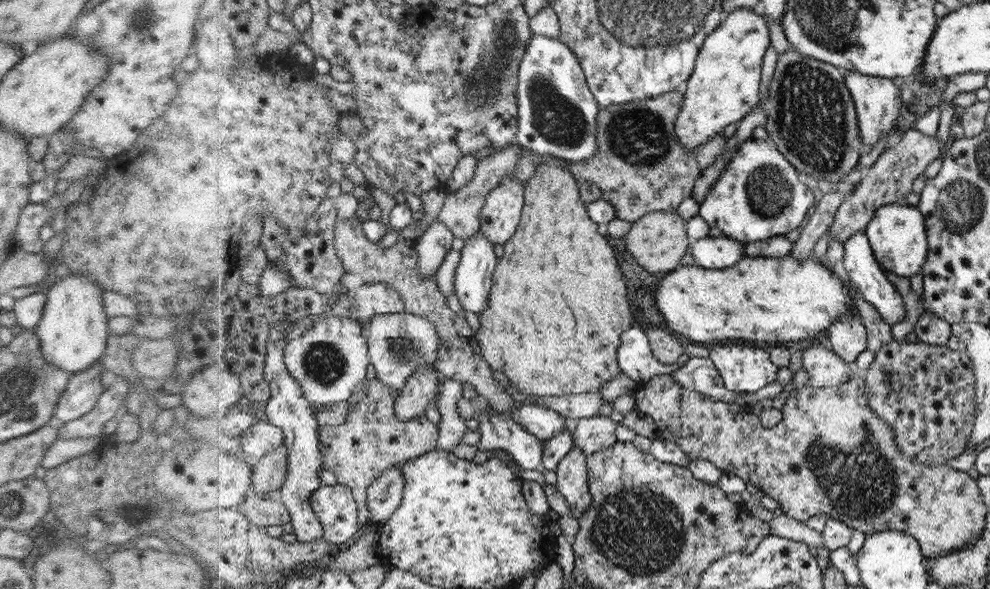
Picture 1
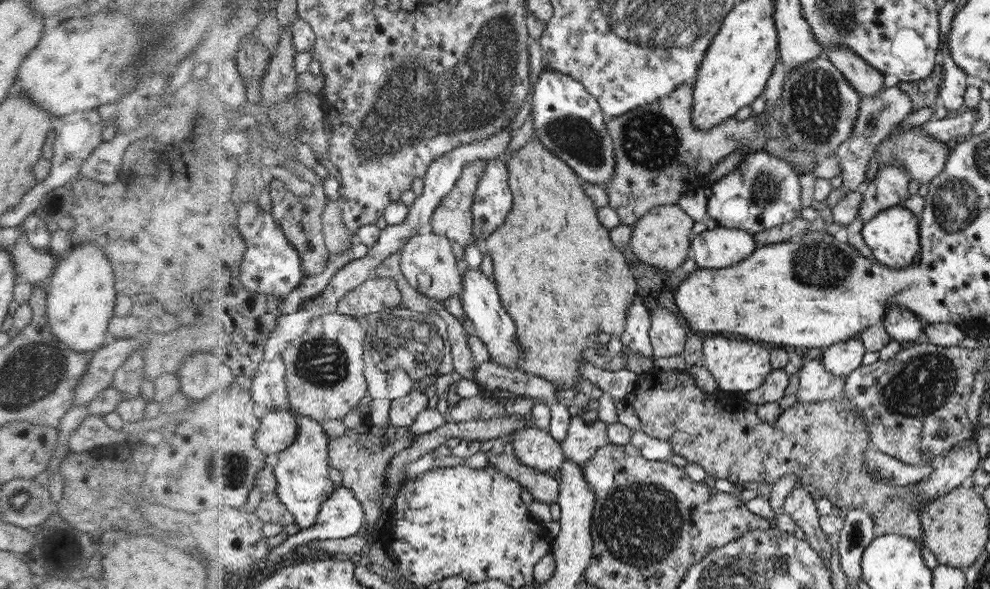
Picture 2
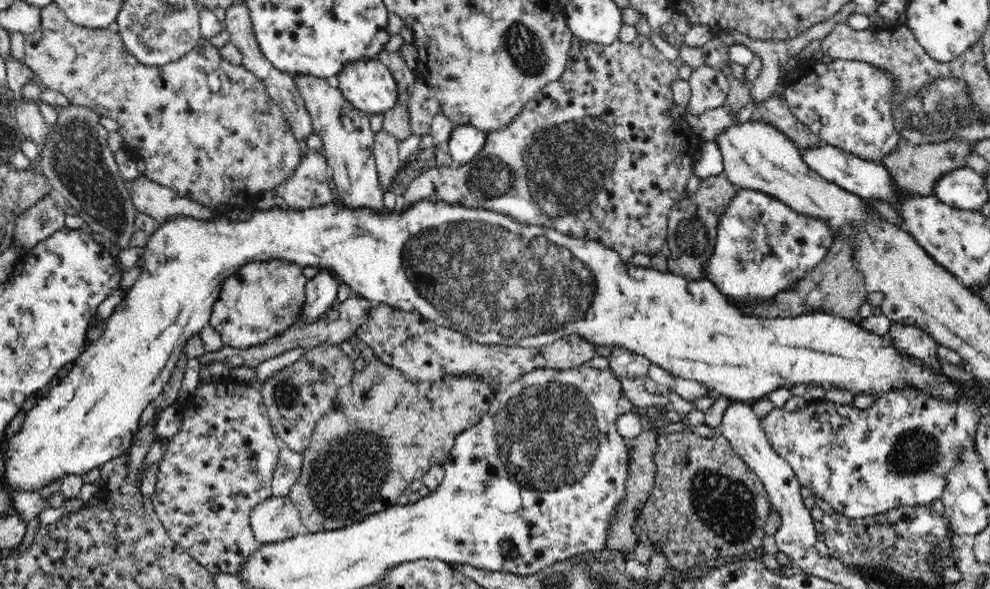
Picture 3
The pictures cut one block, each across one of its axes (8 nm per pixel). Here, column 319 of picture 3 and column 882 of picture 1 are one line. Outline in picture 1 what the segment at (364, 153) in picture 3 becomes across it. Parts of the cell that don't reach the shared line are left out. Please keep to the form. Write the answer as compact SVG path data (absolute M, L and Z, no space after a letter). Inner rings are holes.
M850 71L845 77L845 84L849 87L853 101L856 103L862 138L865 138L866 148L870 150L880 137L896 127L900 116L900 103L902 103L900 90L891 78L867 75L860 71Z

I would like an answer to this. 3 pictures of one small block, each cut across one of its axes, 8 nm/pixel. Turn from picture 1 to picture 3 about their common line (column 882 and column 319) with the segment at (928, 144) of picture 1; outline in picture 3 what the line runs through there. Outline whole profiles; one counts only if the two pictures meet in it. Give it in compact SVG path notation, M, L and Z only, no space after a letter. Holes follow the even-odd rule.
M308 149L291 175L281 187L284 207L299 211L334 202L330 168L322 152Z

